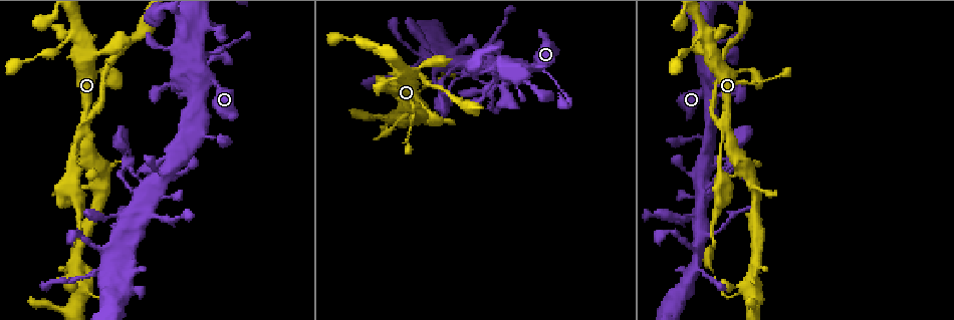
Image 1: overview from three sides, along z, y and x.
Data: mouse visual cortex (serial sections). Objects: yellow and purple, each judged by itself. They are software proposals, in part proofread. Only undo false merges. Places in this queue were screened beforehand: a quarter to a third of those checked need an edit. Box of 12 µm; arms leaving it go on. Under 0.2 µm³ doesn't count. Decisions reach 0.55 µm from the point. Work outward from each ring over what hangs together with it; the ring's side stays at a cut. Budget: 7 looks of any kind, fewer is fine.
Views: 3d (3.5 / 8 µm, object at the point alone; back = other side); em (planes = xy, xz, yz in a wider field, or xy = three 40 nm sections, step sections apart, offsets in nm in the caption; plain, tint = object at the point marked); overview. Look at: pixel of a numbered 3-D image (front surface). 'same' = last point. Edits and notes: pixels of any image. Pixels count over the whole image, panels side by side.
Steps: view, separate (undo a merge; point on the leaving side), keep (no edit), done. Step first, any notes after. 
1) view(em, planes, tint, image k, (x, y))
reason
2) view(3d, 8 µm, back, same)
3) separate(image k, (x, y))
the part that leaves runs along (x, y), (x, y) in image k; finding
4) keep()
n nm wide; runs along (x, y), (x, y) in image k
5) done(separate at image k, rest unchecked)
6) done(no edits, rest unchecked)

view(3d, 8 µm, image 1, (206, 79))
small branch off a trunk

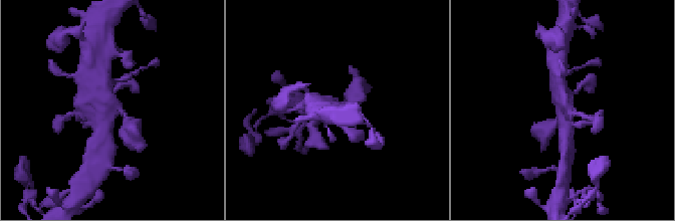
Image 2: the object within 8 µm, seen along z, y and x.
view(em, xy, step 1, tint, image 2, (114, 110))
4 arms; arms of 250, 600, 600, 600 nm; need the tissue

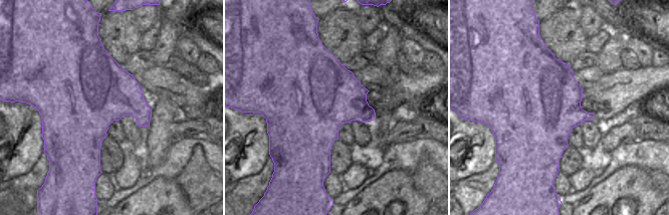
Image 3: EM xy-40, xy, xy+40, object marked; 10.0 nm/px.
keep()
all the same cell

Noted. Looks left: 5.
view(em, xy, step 5, tint, image 1, (703, 196))
arms part here

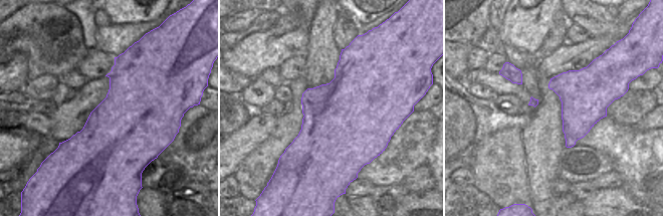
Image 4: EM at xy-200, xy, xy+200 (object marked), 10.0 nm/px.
view(3d, 3.5 µm, same)
wider look

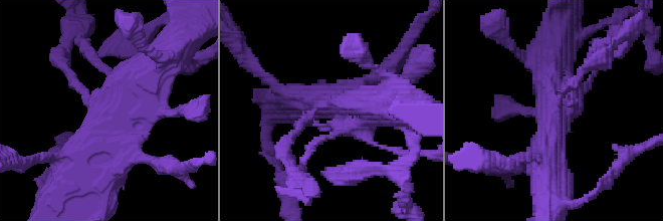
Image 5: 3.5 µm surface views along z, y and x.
keep()
runs along (161, 62), (89, 149), (80, 173) in image 5; one cell here

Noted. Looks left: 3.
view(em, planes, tint, image 1, (727, 131))
looks like a crossing

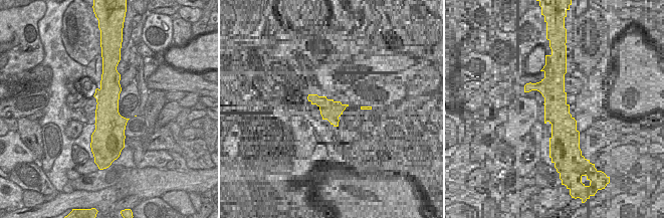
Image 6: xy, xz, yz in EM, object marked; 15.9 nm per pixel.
view(3d, 3.5 µm, same)
see where the arms go

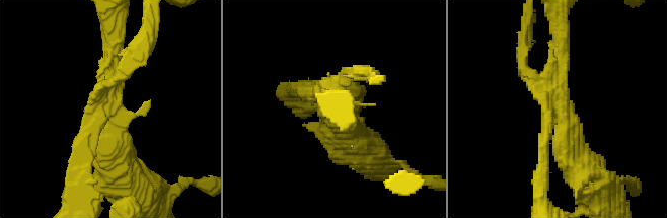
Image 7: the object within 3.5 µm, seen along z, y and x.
separate(image 7, (133, 62))
480 nm wide; the part that leaves runs along (100, 111), (75, 172), (75, 206) in image 7; a second cell is stuck on

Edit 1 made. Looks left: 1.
done(separate at image 7, rest unchecked)

